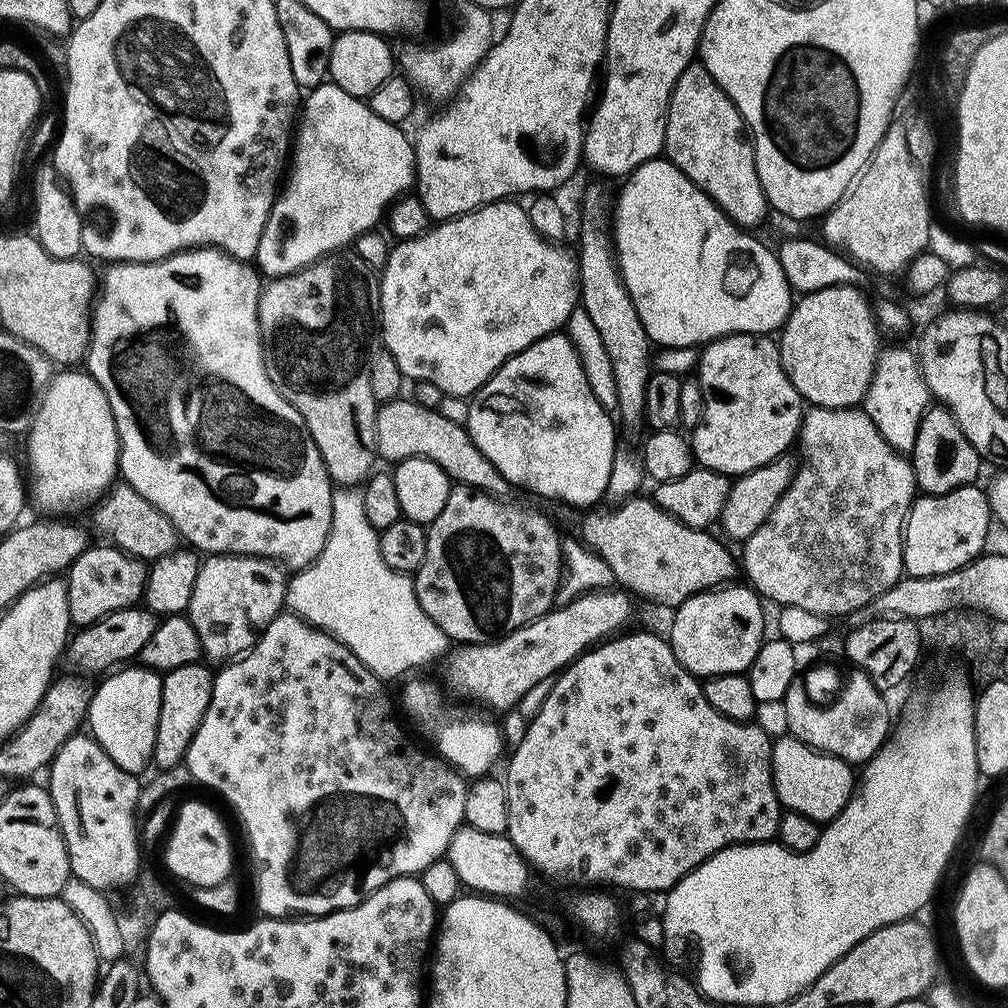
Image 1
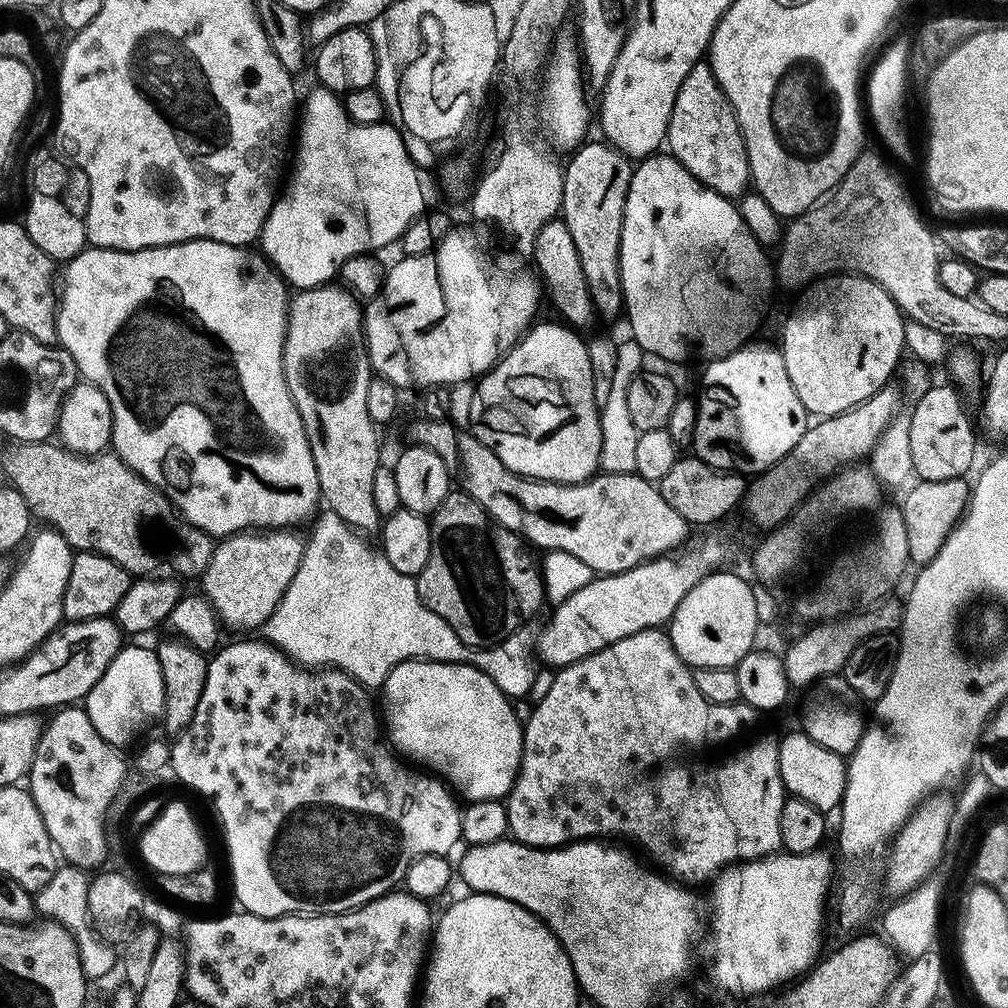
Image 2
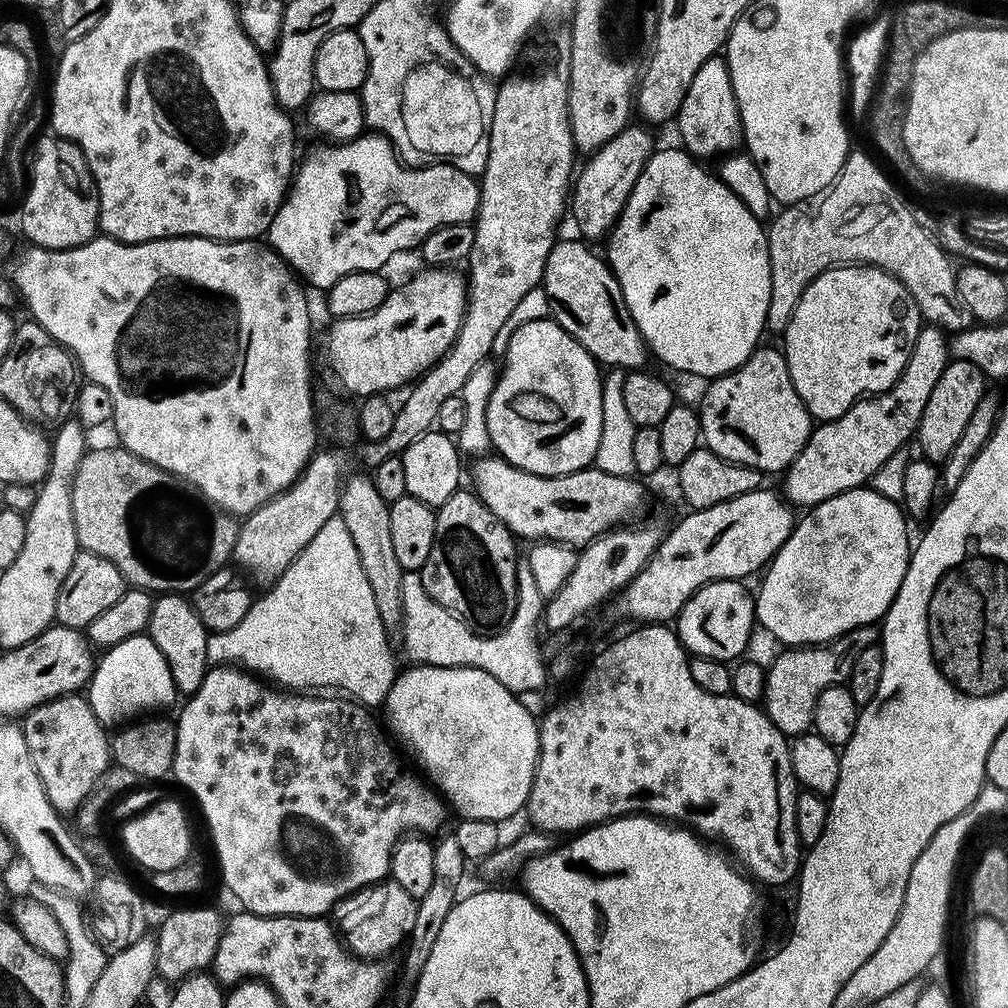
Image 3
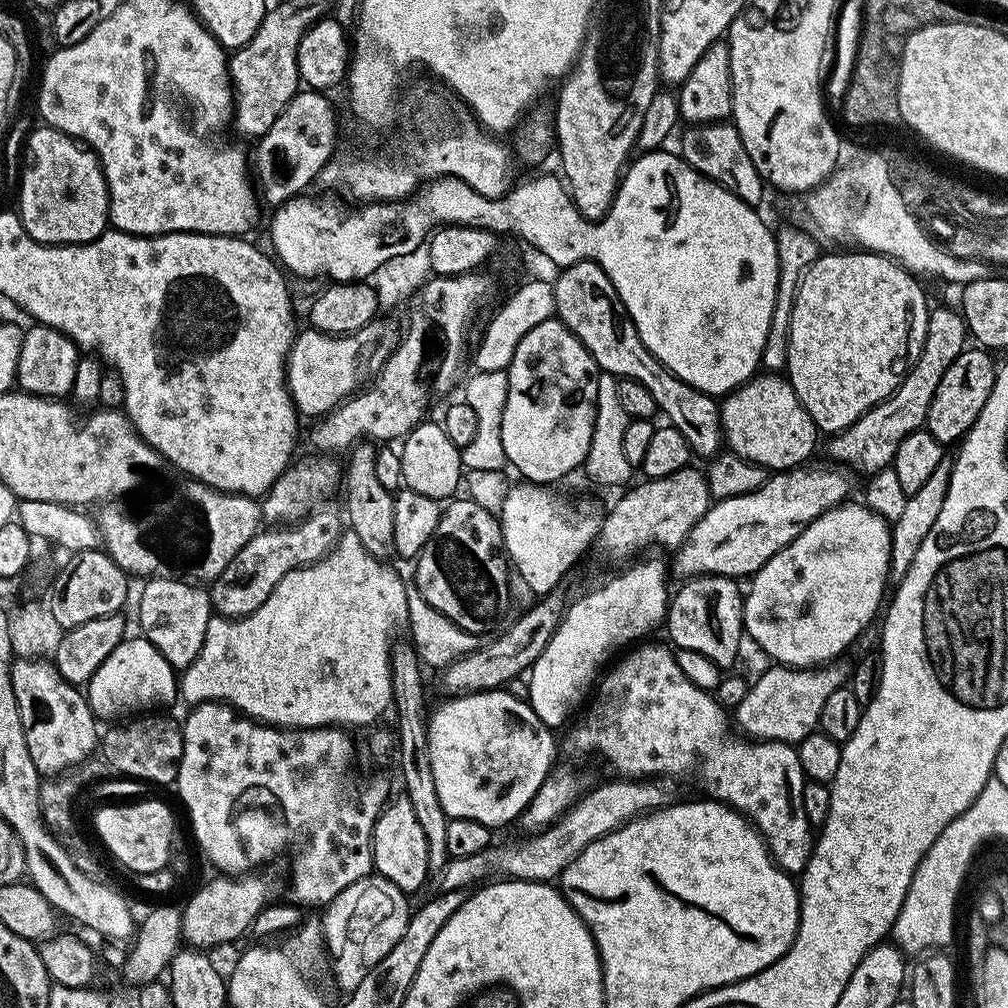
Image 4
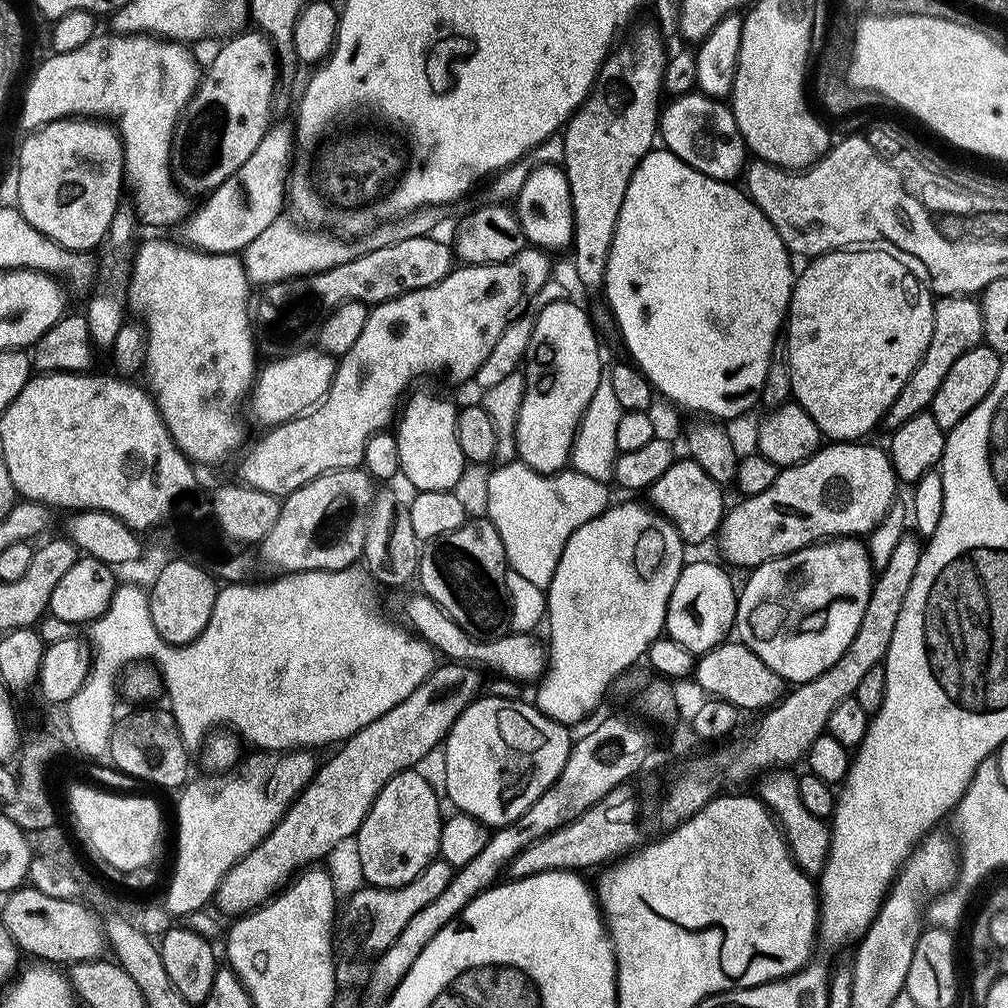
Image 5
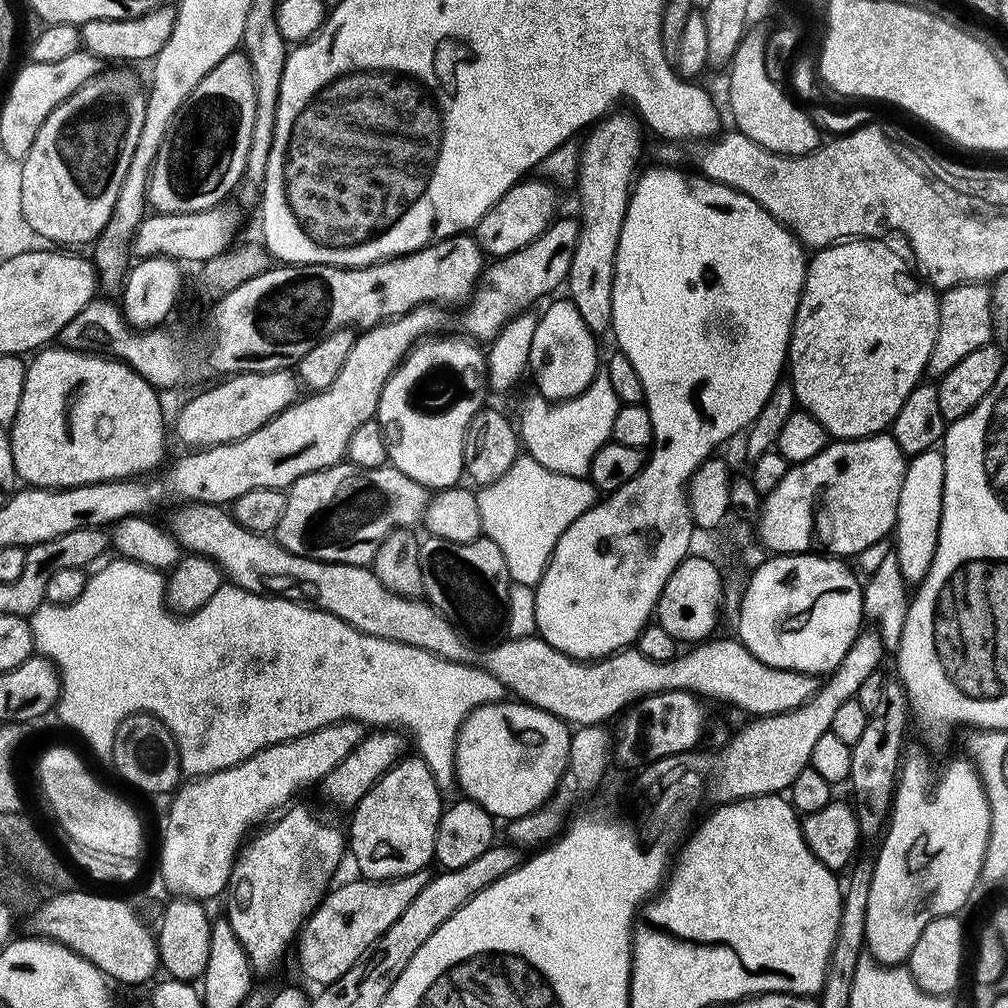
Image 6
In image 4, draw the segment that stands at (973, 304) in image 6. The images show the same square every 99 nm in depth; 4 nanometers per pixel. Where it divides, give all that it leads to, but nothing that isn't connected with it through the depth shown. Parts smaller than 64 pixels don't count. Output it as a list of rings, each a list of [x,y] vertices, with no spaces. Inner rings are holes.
[[[933,307],[928,314],[924,348],[916,363],[908,369],[904,380],[885,400],[866,410],[866,414],[862,414],[858,422],[846,426],[846,430],[835,433],[829,439],[832,440],[828,444],[828,456],[832,459],[829,461],[853,473],[873,474],[887,469],[894,454],[898,454],[898,446],[902,446],[903,440],[925,427],[926,414],[930,410],[931,400],[934,399],[934,390],[938,390],[938,382],[942,382],[942,374],[946,374],[950,362],[954,362],[954,358],[964,352],[969,340],[968,323],[955,307]]]

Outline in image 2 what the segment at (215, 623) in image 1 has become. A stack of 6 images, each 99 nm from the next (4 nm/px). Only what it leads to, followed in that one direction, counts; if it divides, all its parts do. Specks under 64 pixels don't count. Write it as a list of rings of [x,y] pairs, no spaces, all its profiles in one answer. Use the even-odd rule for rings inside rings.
[[[249,530],[237,532],[235,536],[225,536],[213,547],[210,566],[206,566],[202,577],[202,595],[212,604],[216,619],[225,629],[259,629],[274,614],[284,591],[290,586],[294,574],[304,557],[305,537],[295,536],[292,530]]]

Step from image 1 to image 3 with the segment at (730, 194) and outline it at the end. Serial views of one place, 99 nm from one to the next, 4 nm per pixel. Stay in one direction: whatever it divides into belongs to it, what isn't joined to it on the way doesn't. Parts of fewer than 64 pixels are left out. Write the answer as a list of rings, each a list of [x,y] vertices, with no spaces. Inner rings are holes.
[[[723,55],[711,56],[702,62],[702,66],[698,66],[698,74],[694,74],[686,90],[686,98],[682,98],[682,106],[674,117],[674,124],[680,127],[680,136],[685,144],[683,147],[693,157],[720,158],[735,153],[741,147],[744,128],[740,124],[740,111],[734,98],[734,86],[730,82],[728,61]]]

